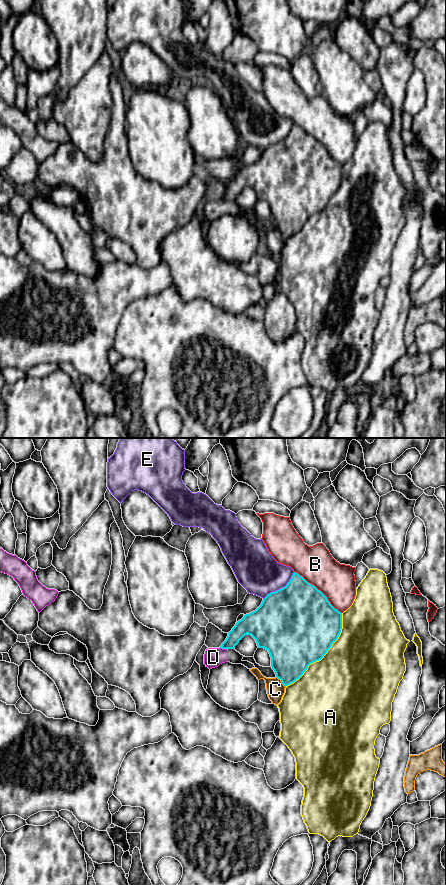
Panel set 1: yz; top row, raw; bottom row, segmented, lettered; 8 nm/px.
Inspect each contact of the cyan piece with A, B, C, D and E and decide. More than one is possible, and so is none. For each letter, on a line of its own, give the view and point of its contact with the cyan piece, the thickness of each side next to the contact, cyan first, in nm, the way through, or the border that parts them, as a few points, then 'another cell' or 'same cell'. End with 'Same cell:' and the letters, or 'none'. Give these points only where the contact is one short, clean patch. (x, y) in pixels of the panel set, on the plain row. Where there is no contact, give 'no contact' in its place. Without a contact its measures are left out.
A: yz (325, 205) | 500/500 nm | another cell
B: yz (319, 142) | 500/300 nm | another cell
C: yz (281, 233) | 340/140 nm | another cell
D: yz (223, 200) | 130/160 nm | along yz (220, 199), (226, 201) | another cell
E: yz (281, 140) | 500/340 nm | another cell
Same cell: none

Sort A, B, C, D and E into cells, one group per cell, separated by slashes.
A / B / C D / E

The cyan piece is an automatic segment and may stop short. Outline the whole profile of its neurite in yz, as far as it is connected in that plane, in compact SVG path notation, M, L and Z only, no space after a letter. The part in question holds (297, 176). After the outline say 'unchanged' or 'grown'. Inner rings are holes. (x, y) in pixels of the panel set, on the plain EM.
M294 124L285 139L268 146L255 163L244 167L235 176L220 200L234 201L245 187L251 187L259 200L264 200L269 204L271 219L276 229L281 232L284 238L288 238L298 232L310 216L323 210L338 191L341 181L342 165L330 156L327 149L320 142Z; unchanged

